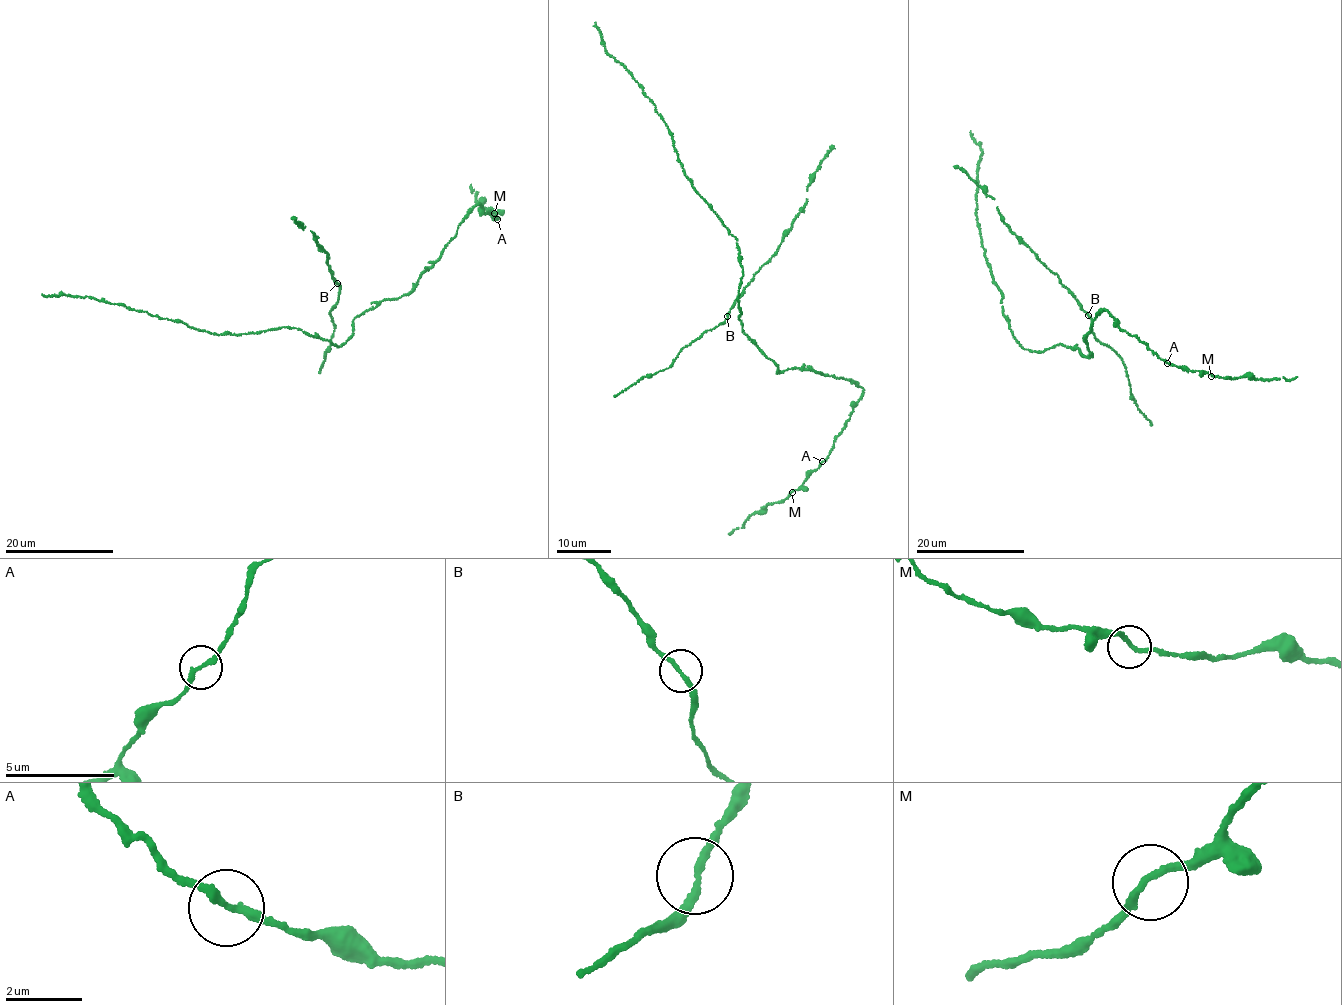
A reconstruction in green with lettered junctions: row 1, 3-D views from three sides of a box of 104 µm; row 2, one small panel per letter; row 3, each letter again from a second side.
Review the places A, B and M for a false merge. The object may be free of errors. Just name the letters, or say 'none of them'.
none of them

